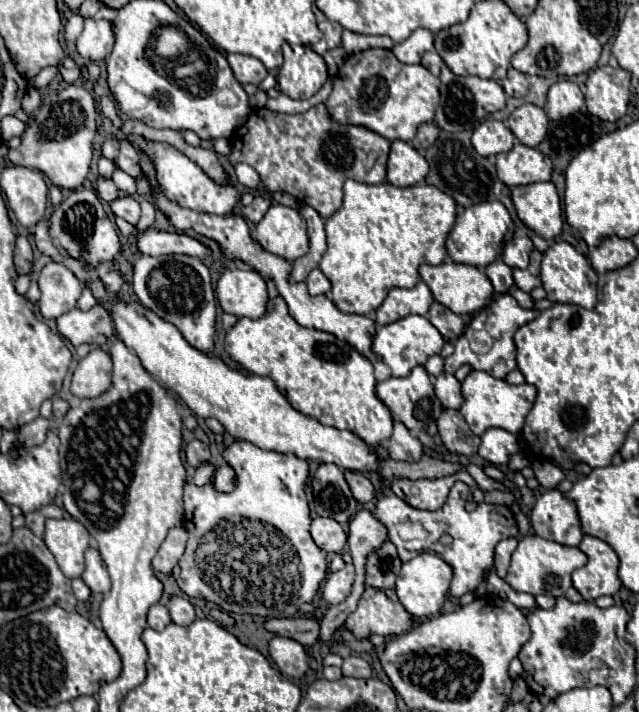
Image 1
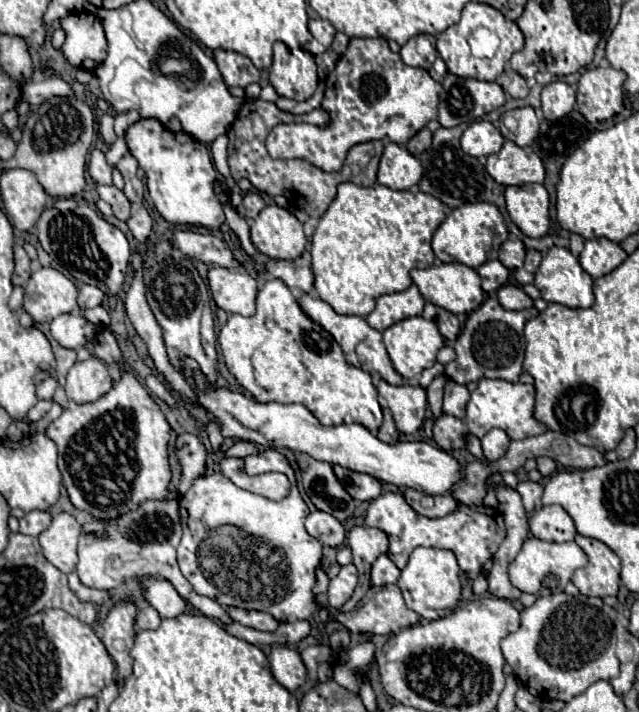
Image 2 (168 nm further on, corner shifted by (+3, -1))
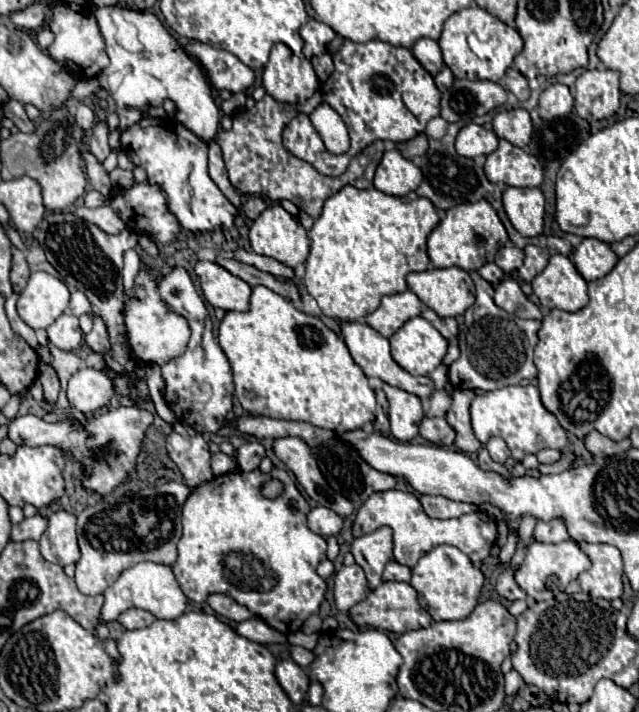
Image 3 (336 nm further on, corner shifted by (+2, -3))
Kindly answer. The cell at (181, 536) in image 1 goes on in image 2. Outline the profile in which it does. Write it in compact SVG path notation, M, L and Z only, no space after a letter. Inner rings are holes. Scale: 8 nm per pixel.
M177 498L169 500L147 500L141 508L117 516L117 520L89 520L83 524L79 536L79 564L77 576L83 586L111 590L121 586L131 578L141 576L161 576L169 580L175 590L197 610L209 618L217 618L223 624L233 624L227 612L215 600L199 596L189 588L189 582L179 570L177 564L177 546L181 540L181 518Z

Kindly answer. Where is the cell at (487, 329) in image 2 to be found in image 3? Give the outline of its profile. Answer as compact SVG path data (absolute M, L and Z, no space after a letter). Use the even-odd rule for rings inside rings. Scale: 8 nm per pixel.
M474 270L470 272L470 276L476 286L476 302L464 314L464 330L460 330L460 336L458 336L460 358L456 362L452 362L448 368L450 384L460 390L494 390L494 388L502 388L502 386L510 386L510 384L520 384L522 380L532 380L536 376L536 366L532 360L534 346L538 342L536 332L542 322L540 320L522 320L514 314L504 312L492 300L492 294L494 294L492 286L486 280L482 280Z

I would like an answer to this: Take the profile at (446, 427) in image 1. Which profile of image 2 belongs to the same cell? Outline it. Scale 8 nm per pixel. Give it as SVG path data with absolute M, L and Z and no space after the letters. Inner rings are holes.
M441 414L433 424L433 440L447 452L465 448L465 434L467 434L465 422L455 416Z

